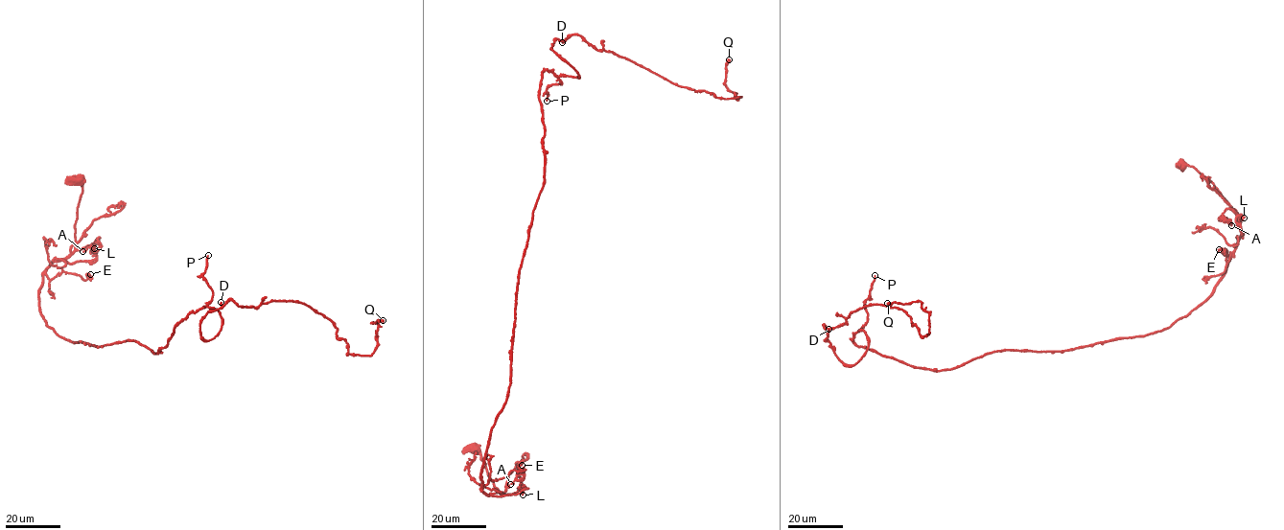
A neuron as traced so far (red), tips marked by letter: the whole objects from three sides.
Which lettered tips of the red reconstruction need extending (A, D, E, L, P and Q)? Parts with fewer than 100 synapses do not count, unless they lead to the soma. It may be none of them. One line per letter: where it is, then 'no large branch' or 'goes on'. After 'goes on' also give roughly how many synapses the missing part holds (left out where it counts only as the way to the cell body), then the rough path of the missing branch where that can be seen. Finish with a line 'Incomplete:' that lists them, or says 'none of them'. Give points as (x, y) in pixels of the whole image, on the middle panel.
A: (510, 484) | no large branch
D: (562, 42) | no large branch
E: (522, 465) | no large branch
L: (523, 495) | no large branch
P: (547, 101) | goes on | 130 syn | (547, 101), (562, 169), (534, 213), (528, 178), (488, 195), (483, 215), (506, 228)
Q: (729, 59) | no large branch
Incomplete: P

